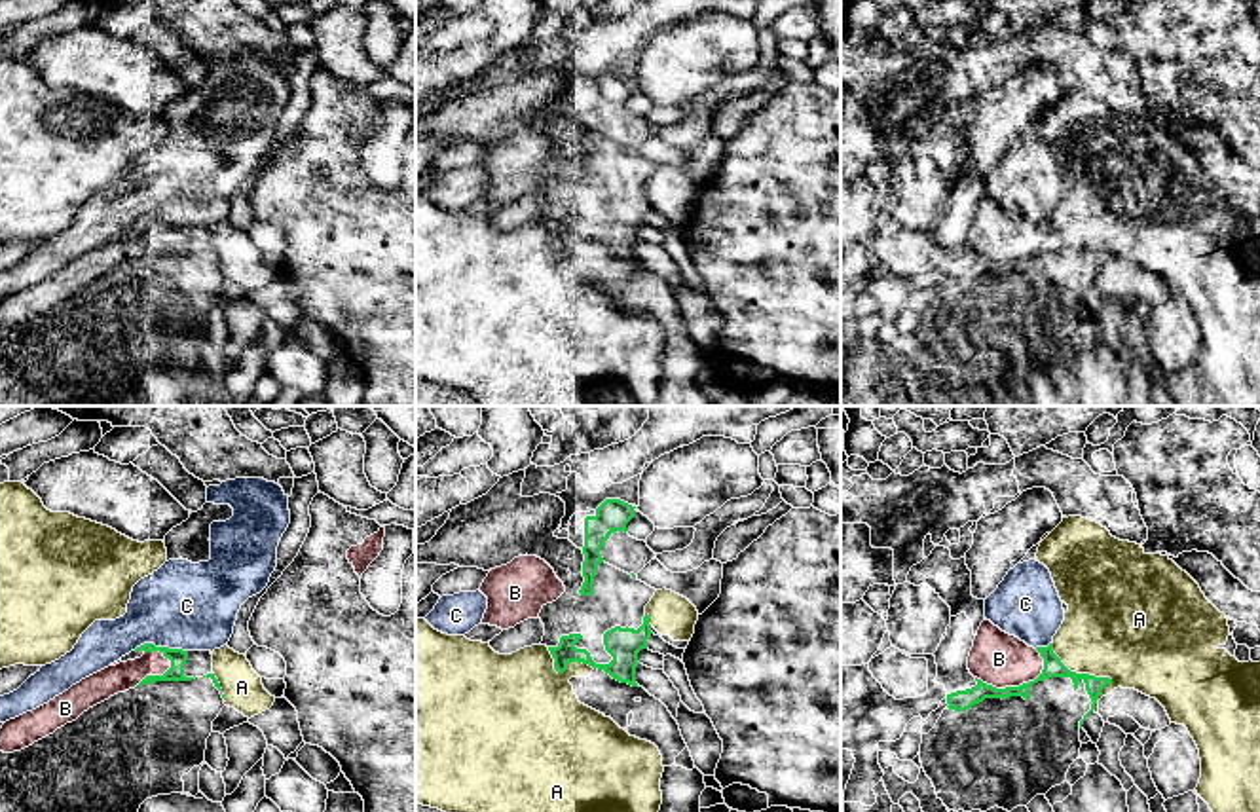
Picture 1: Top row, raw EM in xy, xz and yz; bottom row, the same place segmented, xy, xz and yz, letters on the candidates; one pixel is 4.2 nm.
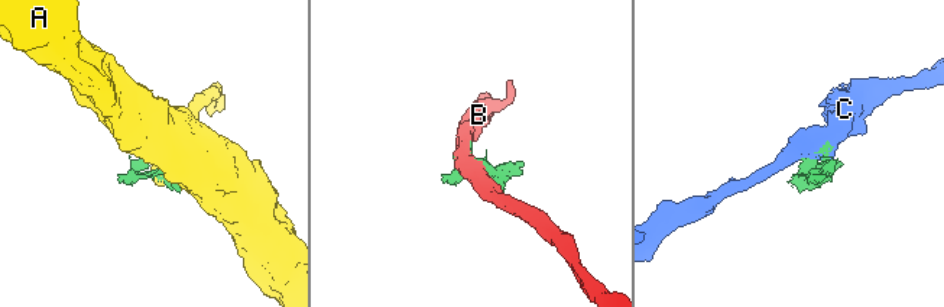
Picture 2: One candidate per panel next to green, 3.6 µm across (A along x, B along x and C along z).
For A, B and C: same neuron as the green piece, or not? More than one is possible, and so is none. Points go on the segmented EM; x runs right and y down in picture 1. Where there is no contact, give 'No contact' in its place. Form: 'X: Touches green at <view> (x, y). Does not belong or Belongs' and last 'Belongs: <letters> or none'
A: Touches green at yz (1092, 676). Does not belong
B: Touches green at yz (1014, 687). Does not belong
C: Touches green at xy (160, 647). Does not belong
Belongs: none

